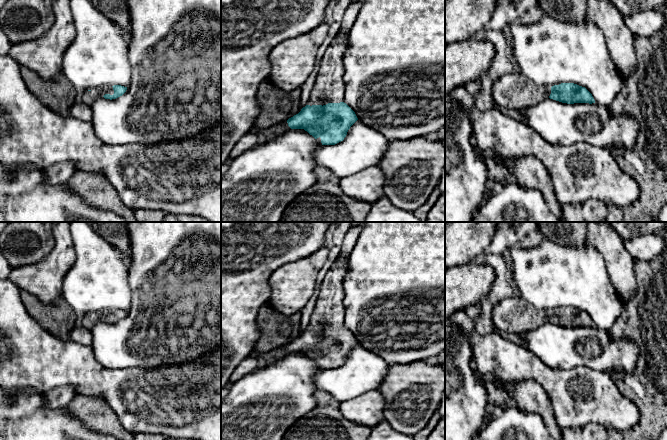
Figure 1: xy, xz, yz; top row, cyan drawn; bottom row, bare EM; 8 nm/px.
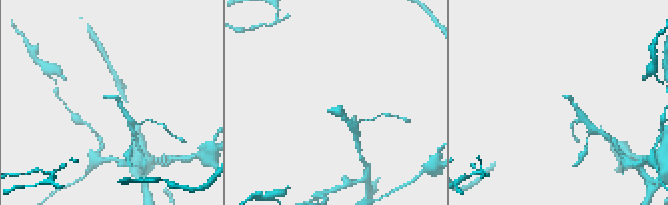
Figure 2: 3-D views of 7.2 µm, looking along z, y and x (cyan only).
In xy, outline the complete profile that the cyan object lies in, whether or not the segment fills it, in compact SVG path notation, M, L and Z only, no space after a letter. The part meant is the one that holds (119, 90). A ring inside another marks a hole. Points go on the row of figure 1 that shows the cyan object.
M114 85L103 87L95 90L88 90L84 94L84 101L91 104L96 97L104 97L105 99L116 99L122 96L127 90L127 87L121 85Z

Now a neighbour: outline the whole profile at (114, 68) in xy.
M70 0L75 38L66 50L62 73L77 91L88 91L121 85L128 87L132 68L128 57L128 42L119 34L113 22L97 10L90 0Z

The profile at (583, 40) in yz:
M543 15L537 23L510 23L515 60L520 73L538 86L552 87L574 83L585 87L595 103L611 109L612 102L621 92L622 77L608 53L601 29L585 19L581 23L562 22Z

